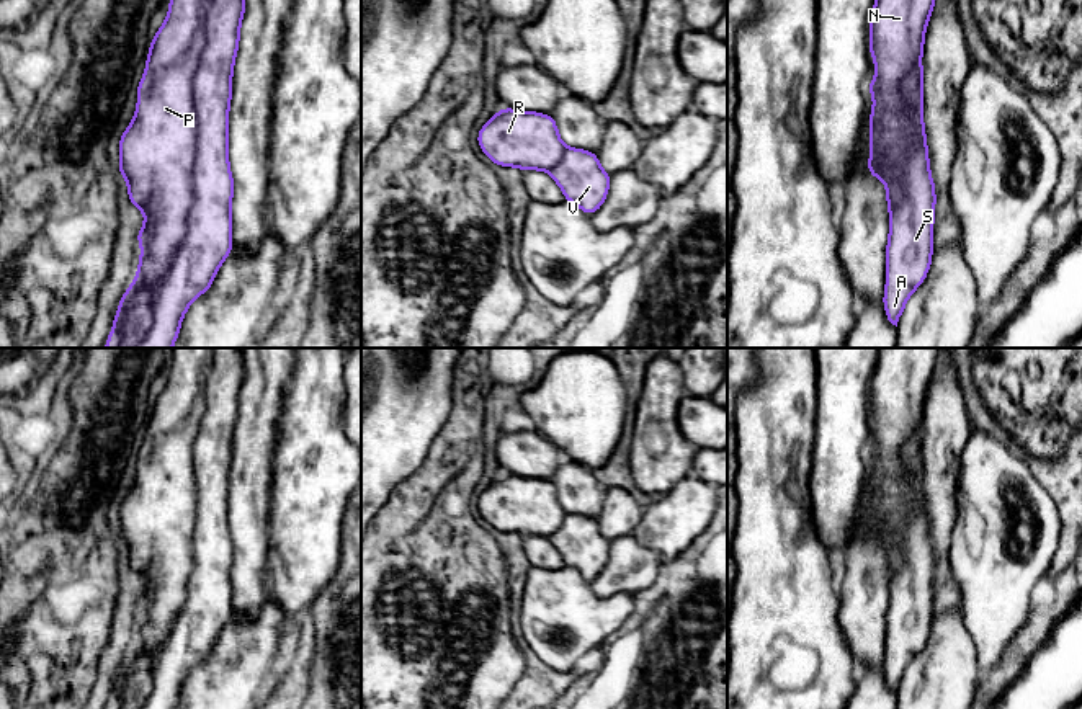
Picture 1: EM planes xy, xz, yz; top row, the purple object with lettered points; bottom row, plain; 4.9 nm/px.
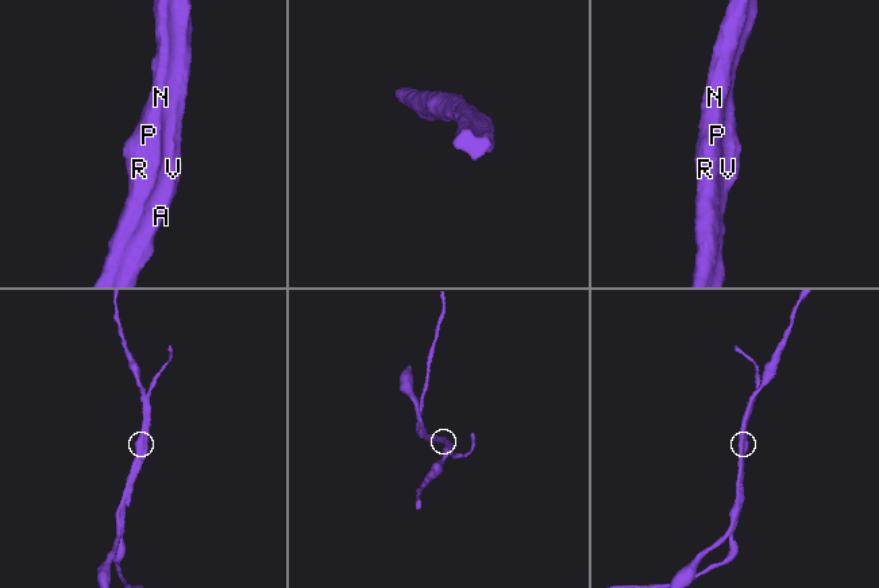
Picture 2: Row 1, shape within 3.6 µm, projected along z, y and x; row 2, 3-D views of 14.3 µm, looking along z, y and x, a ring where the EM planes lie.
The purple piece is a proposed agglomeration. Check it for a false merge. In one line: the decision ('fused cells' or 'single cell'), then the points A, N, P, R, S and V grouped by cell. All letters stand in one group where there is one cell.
fused cells; groups A S V / N P R

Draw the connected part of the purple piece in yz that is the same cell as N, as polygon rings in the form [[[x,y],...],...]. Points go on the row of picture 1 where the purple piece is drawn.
[[[874,0],[870,16],[870,54],[876,65],[876,75],[868,87],[874,100],[870,114],[868,173],[886,183],[889,216],[905,196],[902,173],[912,152],[912,126],[904,106],[902,80],[922,60],[925,28],[933,5],[935,0]]]

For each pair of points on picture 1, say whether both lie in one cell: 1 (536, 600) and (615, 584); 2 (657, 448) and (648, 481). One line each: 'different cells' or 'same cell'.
1: different cells
2: same cell

